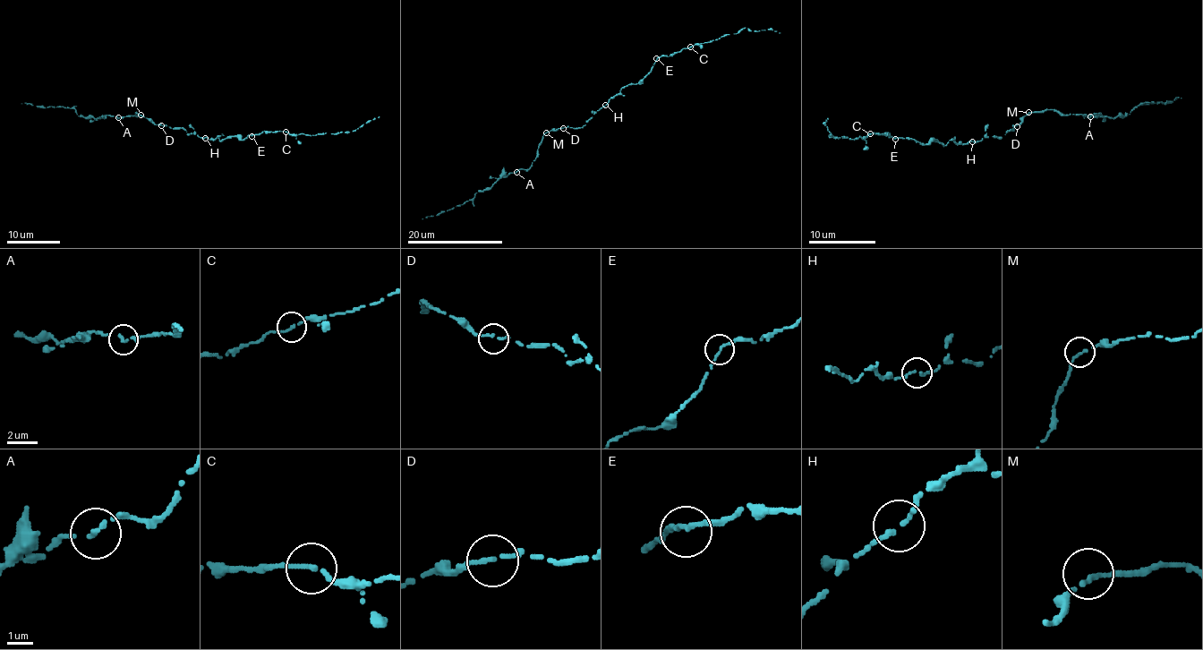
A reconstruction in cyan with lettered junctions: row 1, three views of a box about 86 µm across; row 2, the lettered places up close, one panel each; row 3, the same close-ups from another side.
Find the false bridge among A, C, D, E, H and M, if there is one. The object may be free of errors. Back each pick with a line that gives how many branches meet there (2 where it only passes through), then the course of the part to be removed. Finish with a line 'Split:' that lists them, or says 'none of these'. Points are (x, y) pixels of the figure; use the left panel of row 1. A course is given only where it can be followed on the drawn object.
Split: none of these

